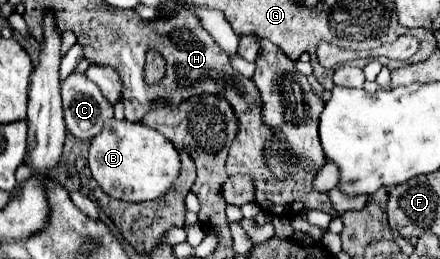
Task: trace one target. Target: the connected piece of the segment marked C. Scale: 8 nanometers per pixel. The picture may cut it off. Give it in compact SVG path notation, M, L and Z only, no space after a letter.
M72 72L62 82L62 104L64 104L66 128L80 140L92 140L102 130L104 122L112 118L112 106L104 100L98 86L92 84L84 74L78 74L78 72Z

